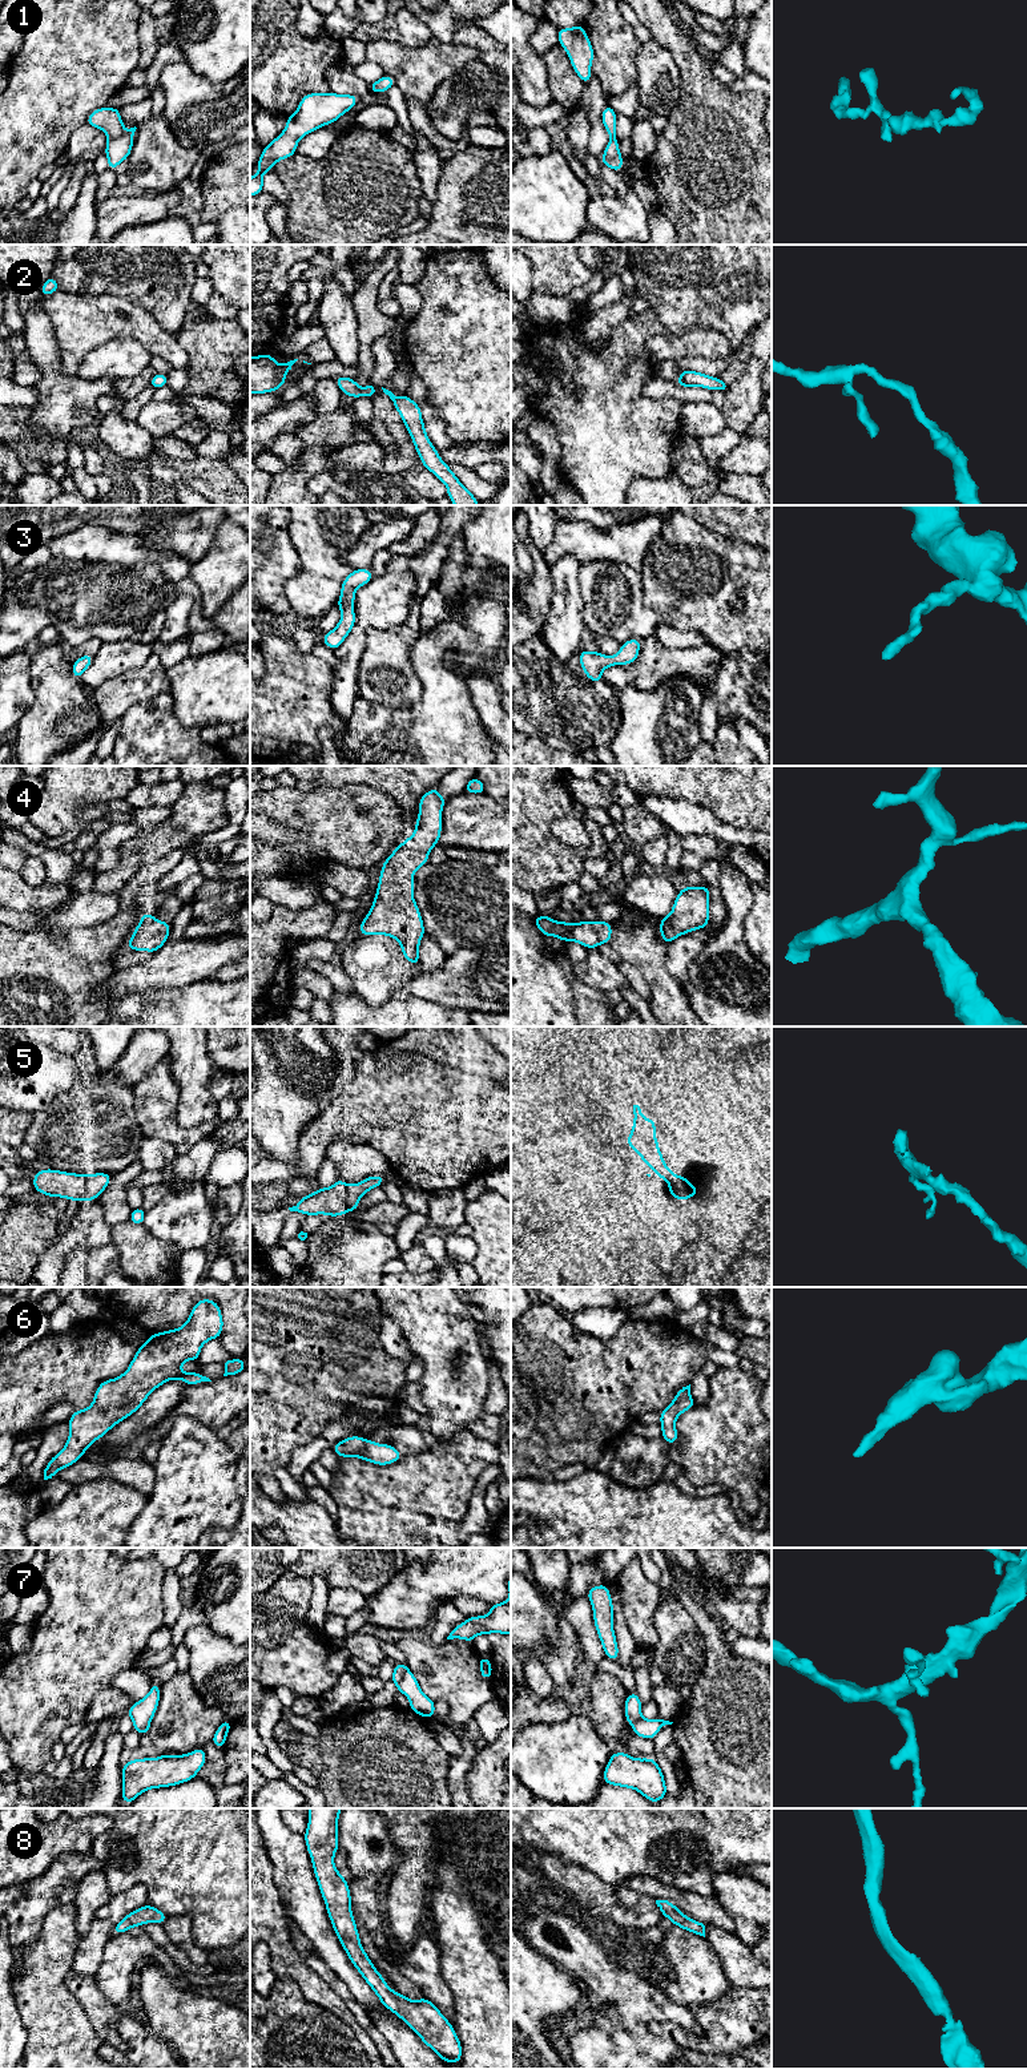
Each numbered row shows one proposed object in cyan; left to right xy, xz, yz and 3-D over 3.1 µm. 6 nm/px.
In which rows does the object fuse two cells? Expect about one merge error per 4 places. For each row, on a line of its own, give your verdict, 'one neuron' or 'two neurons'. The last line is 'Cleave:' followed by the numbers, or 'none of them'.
1: two neurons
2: one neuron
3: one neuron
4: one neuron
5: one neuron
6: one neuron
7: two neurons
8: one neuron
Cleave: 1, 7

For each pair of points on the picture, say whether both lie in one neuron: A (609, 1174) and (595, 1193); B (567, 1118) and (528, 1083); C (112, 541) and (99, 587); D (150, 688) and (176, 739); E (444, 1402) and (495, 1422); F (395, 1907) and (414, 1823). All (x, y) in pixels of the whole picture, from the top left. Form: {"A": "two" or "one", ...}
{"A": "one", "B": "two", "C": "two", "D": "two", "E": "two", "F": "one"}

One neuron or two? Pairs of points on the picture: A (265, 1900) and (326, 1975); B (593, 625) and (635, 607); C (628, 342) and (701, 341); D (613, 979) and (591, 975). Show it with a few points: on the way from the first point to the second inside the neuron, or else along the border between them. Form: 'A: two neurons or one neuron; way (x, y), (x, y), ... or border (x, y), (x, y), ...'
A: two neurons; border (286, 1912), (290, 1938), (297, 1952), (305, 1959)
B: one neuron; way (604, 621), (619, 610), (624, 610)
C: two neurons; border (671, 334), (648, 341), (657, 361)
D: one neuron; way (608, 979), (604, 975), (596, 975)

